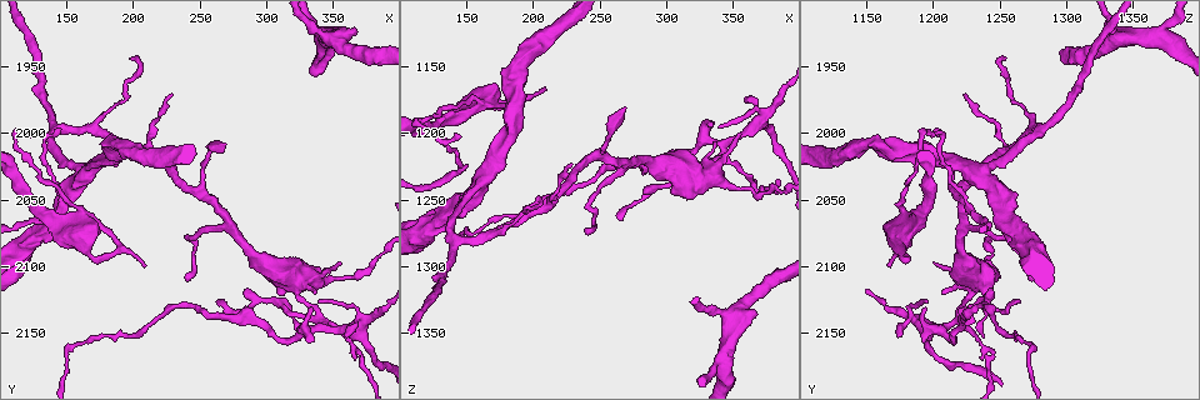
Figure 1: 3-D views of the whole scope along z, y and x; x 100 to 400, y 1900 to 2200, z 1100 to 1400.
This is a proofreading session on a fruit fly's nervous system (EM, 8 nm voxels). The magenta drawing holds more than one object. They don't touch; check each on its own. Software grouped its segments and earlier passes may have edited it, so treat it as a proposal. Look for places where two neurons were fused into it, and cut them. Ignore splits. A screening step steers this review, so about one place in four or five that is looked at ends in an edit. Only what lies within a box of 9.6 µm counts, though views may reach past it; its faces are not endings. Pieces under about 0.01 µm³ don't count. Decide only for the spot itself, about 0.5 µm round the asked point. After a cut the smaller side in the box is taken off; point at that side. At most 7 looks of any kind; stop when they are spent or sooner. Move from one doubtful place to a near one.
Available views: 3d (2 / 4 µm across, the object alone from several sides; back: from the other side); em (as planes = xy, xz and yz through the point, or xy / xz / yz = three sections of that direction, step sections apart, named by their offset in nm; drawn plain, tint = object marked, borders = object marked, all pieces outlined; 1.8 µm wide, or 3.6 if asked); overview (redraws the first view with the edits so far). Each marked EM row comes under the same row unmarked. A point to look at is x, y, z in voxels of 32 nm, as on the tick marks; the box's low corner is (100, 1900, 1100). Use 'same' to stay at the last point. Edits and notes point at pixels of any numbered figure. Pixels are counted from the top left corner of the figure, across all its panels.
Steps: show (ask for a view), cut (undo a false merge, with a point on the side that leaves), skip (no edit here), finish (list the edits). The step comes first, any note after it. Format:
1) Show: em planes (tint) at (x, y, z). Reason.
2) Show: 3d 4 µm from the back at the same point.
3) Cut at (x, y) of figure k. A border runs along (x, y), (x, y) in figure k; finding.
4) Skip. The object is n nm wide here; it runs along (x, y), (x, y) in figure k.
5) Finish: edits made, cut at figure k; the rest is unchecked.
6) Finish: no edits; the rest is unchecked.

Show: em xz step 4 (tint) at (274, 2068, 1220). Two arms in line, one across.

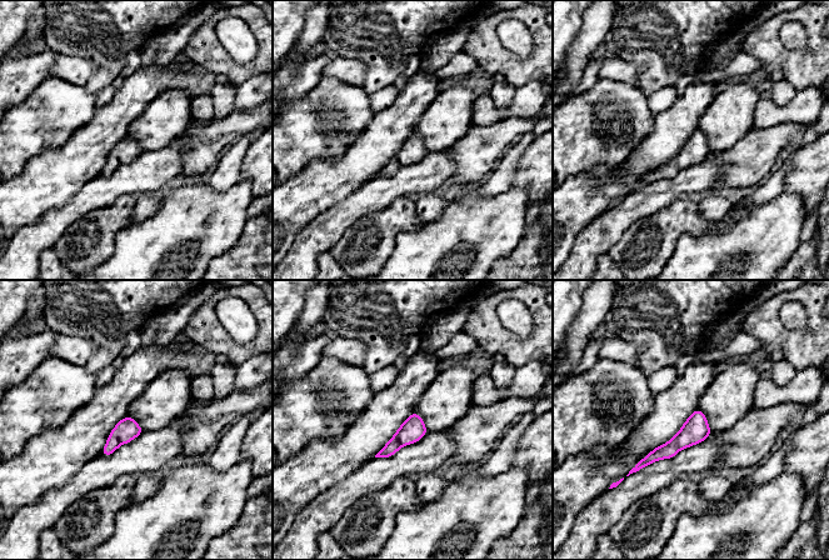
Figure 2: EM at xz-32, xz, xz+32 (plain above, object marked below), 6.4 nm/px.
Skip. It runs along (703, 419), (670, 449), (639, 465) in figure 2; one neuron here.

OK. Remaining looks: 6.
Show: 3d 2 µm at (160, 2028, 1238). Two arms in line, one across.

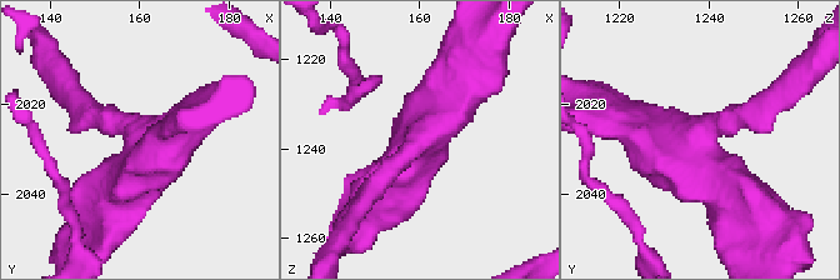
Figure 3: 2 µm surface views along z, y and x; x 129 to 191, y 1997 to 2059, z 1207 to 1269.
Show: em planes (tint) at (161, 2028, 1237). 3 arms meet here; the arms are 160, 240, 320 nm wide.

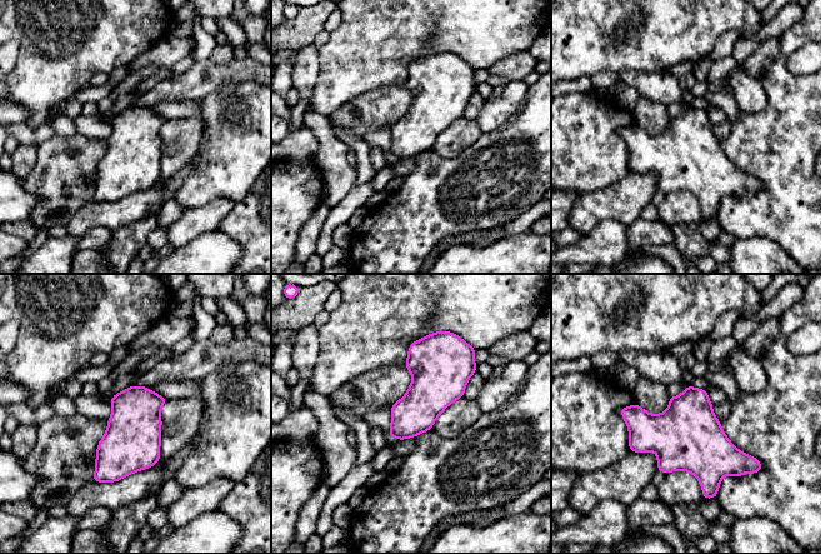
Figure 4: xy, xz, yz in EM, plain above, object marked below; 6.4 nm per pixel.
Skip. Continuous, no second neuron.

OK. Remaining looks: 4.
Show: 3d 4 µm at (368, 2146, 1190). Sharp bend.

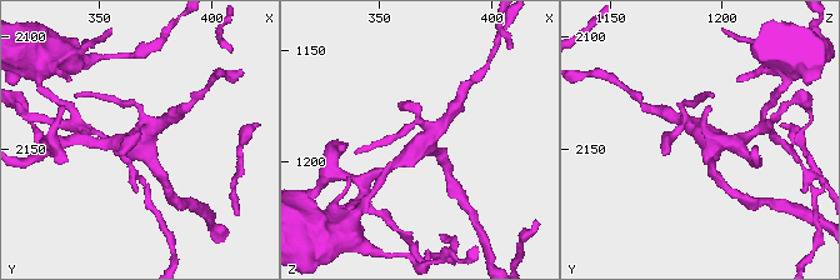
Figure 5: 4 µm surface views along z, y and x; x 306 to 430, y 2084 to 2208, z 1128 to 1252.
Show: em 3.6 µm yz step 16 (tint) at (369, 2144, 1191).

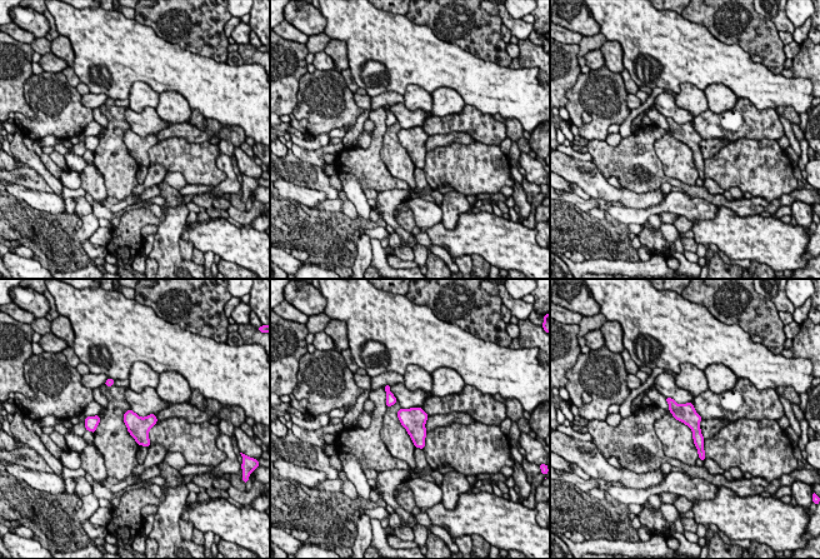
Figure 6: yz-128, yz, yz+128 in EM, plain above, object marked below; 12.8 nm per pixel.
Skip. The object is 240 nm wide here; it runs along (671, 403), (694, 425), (700, 450) in figure 6; all the same neuron.

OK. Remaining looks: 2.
Finish: no edits; the rest is unchecked.

